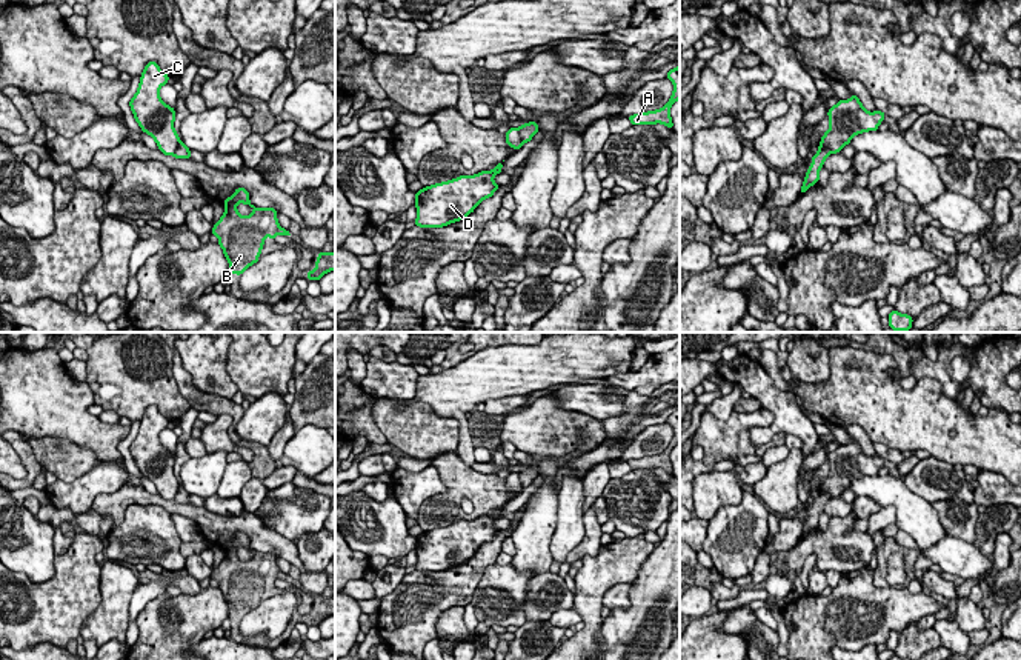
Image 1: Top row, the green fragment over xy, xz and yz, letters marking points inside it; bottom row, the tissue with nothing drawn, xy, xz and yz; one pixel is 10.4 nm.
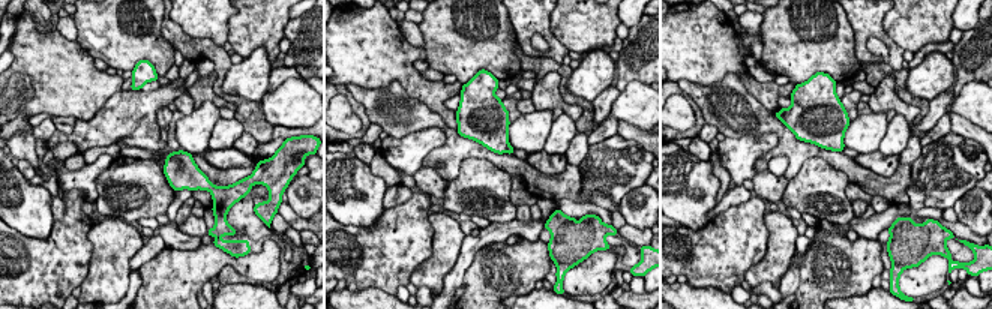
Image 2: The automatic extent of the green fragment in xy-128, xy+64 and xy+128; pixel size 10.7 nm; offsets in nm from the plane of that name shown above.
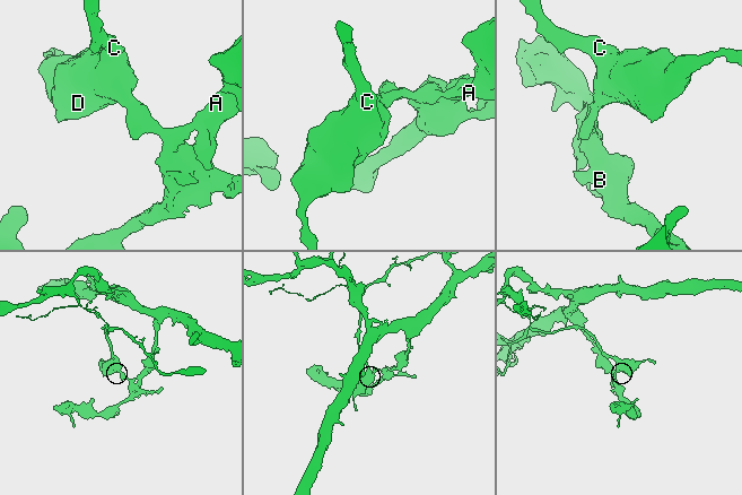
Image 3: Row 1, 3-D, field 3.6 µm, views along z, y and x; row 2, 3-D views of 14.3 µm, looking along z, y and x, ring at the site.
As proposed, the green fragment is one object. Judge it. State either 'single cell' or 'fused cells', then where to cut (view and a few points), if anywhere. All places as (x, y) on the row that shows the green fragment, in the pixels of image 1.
fused cells | xz (517, 128), (523, 142)

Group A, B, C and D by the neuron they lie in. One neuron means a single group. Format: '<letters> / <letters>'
A B / C D

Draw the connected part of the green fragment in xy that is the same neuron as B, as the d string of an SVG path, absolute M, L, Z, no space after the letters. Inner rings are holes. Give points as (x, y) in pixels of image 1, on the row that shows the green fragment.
M237 188L234 195L223 200L224 214L214 225L211 234L218 237L224 257L229 262L229 274L241 275L251 265L258 262L261 248L269 235L271 240L277 234L291 235L277 220L277 209L255 208L249 202L249 192ZM244 203L254 209L251 215L240 215L237 205Z

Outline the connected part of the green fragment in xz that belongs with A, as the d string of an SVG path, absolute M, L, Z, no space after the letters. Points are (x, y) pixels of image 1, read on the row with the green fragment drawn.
M680 66L670 69L667 72L667 78L673 83L673 92L669 98L669 102L661 109L627 115L632 126L661 123L661 125L667 126L669 129L673 129L673 123L672 123L672 118L670 118L670 106L677 100L680 100Z

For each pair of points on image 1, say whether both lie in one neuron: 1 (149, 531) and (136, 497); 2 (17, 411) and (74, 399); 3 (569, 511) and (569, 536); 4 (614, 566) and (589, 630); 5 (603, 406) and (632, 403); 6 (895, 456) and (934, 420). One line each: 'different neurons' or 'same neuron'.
1: different neurons
2: same neuron
3: same neuron
4: same neuron
5: different neurons
6: different neurons

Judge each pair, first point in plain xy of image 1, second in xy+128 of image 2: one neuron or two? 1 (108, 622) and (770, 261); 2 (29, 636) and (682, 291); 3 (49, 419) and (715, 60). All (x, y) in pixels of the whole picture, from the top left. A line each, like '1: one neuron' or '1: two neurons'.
1: one neuron
2: two neurons
3: one neuron

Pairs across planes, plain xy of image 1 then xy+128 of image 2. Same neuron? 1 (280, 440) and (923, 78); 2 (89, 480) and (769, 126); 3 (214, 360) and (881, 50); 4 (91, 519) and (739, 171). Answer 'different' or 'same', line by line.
1: different
2: different
3: different
4: different

